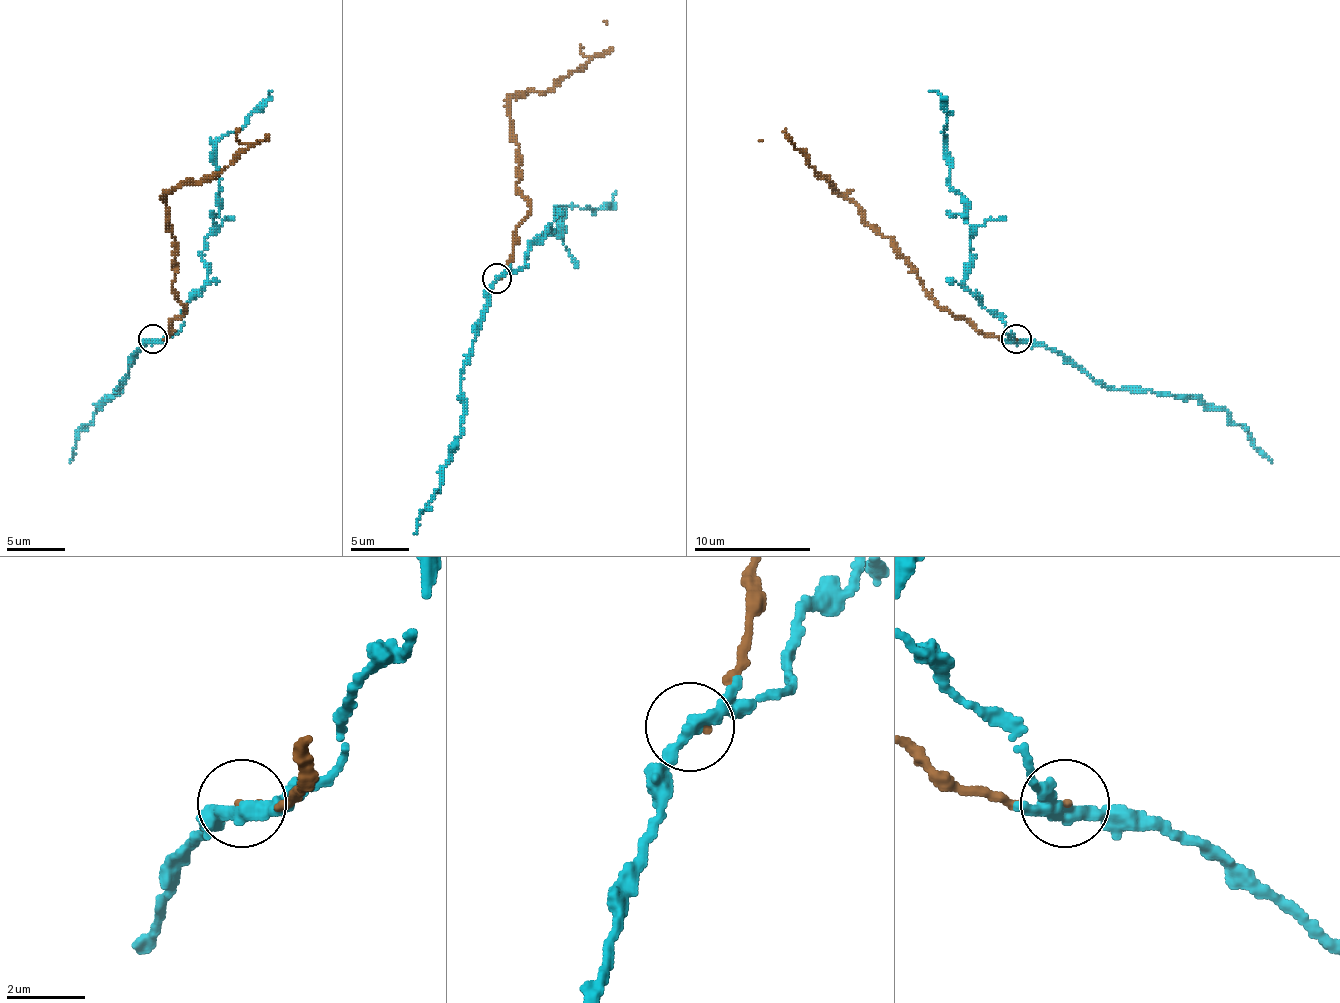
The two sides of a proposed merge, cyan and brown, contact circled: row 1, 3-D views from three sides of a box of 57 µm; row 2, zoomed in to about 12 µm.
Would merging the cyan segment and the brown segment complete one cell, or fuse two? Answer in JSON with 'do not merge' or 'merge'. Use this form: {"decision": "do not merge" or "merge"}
{"decision": "merge"}

